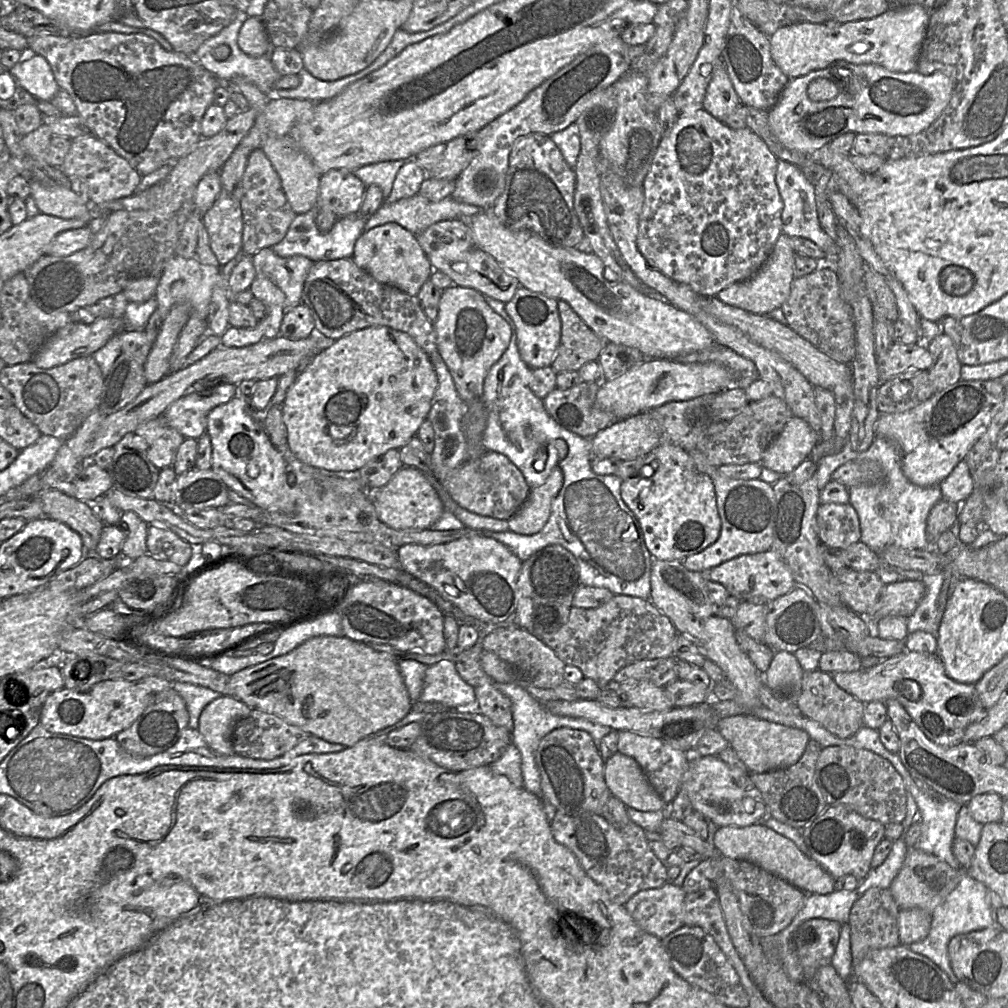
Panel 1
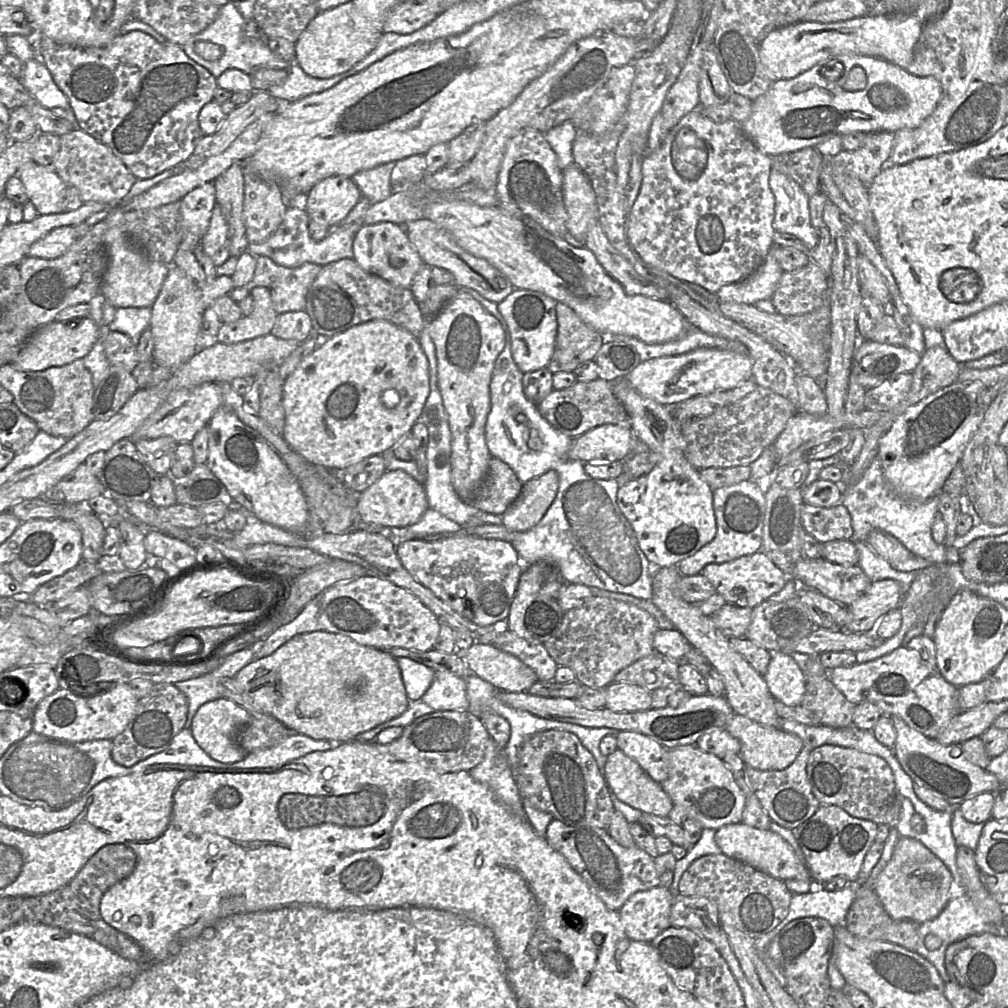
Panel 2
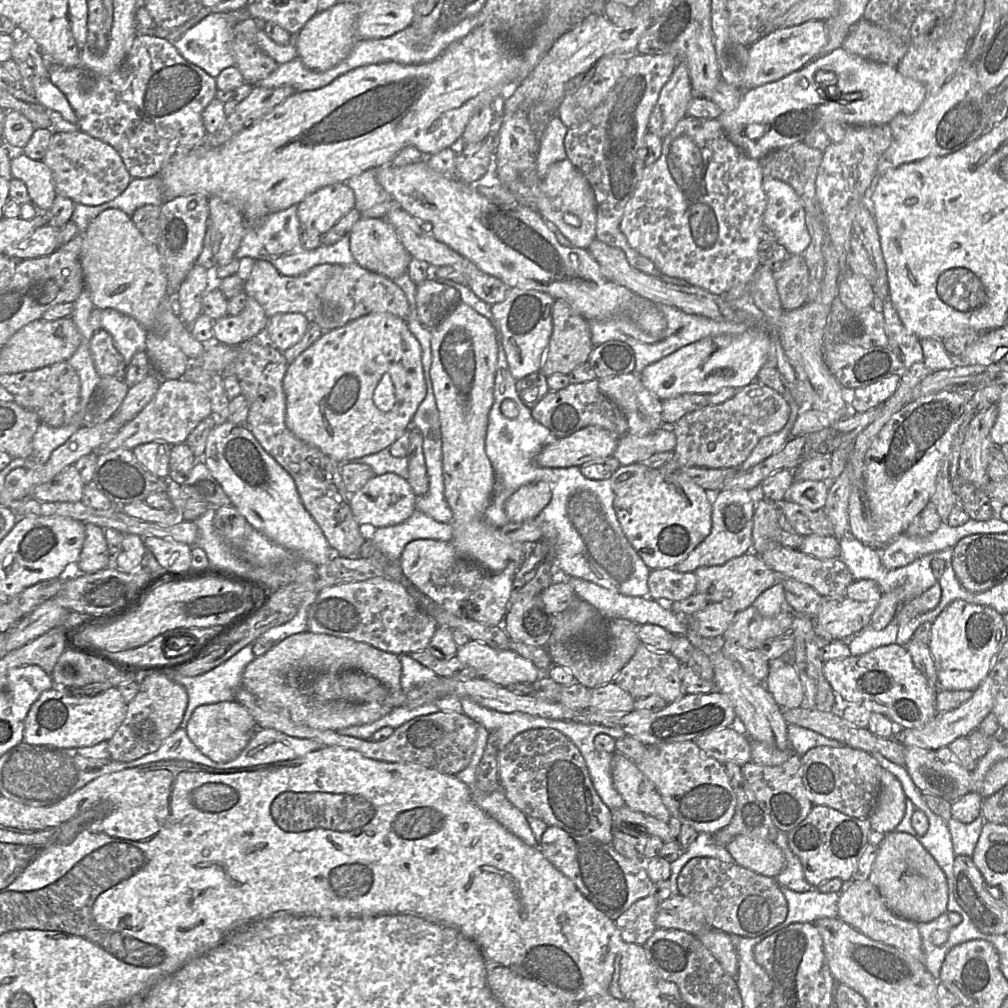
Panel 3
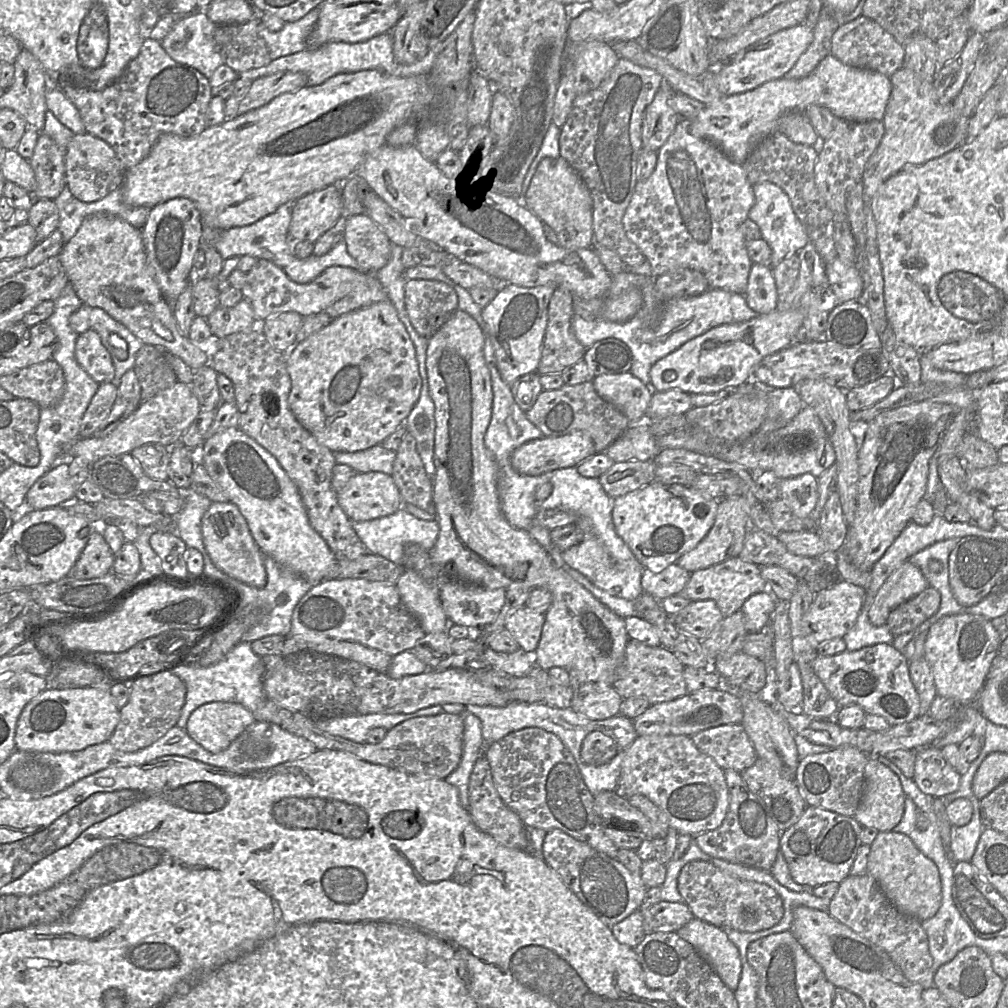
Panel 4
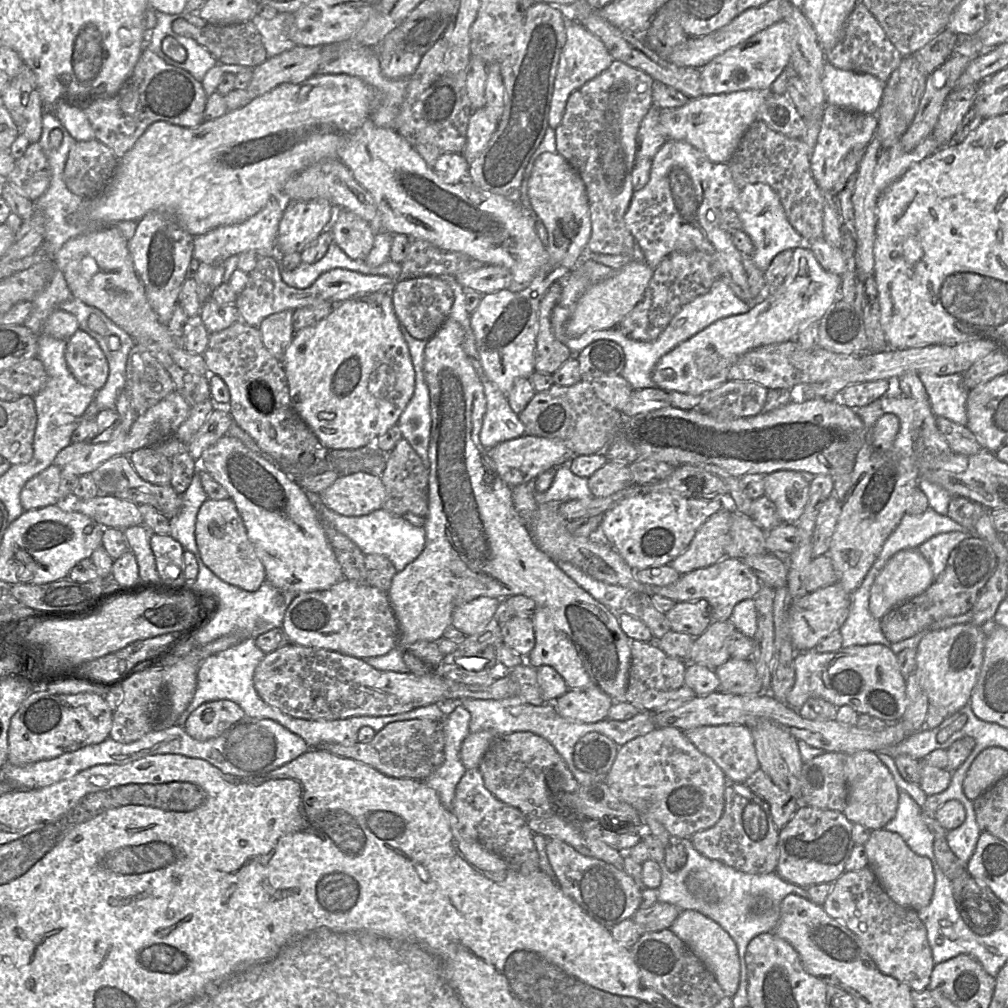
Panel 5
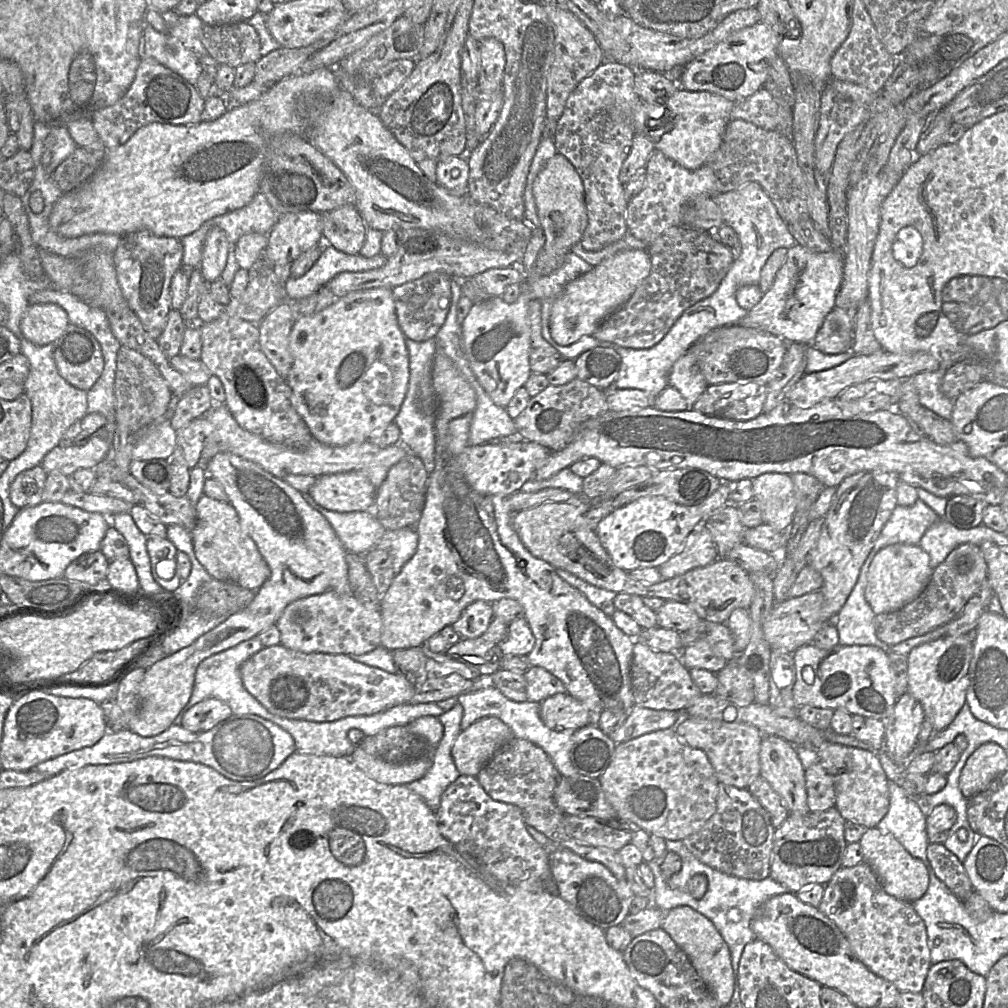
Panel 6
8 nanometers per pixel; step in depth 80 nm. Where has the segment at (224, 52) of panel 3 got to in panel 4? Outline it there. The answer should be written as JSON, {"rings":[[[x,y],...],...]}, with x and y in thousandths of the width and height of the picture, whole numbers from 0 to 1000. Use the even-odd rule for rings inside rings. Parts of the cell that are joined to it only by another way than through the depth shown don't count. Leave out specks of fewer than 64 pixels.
{"rings":[[[204,13],[182,16],[159,43],[173,60],[195,68],[207,78],[214,67],[222,63],[219,54],[214,50],[214,26]],[[181,41],[184,42],[183,47],[174,49],[173,44]]]}

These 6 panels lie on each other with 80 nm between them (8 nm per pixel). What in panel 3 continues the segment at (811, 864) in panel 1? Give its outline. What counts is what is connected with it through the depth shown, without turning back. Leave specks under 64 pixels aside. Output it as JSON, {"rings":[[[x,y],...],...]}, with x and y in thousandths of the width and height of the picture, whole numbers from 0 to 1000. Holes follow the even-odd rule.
{"rings":[[[733,828],[719,841],[729,856],[761,870],[771,870],[780,858],[776,843],[768,835]]]}

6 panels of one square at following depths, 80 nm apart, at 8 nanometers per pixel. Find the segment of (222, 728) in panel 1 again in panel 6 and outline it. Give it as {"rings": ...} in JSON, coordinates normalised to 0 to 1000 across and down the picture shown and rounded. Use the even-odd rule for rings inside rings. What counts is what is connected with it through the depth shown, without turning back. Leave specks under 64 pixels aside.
{"rings":[[[206,692],[188,702],[181,711],[180,719],[189,726],[206,725],[230,708],[223,696]]]}

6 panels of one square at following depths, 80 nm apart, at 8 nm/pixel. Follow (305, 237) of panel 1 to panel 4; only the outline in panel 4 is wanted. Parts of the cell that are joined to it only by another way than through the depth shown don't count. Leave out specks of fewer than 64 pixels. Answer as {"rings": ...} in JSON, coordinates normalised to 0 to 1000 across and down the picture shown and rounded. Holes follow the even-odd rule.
{"rings":[[[282,202],[276,205],[273,210],[251,222],[221,228],[216,233],[212,245],[222,258],[239,254],[267,258],[281,268],[289,278],[297,282],[309,280],[327,264],[340,264],[358,268],[354,259],[345,251],[341,238],[335,240],[332,245],[319,254],[308,253],[302,257],[295,256],[291,250],[293,241],[288,237],[286,232],[289,211],[289,202]]]}

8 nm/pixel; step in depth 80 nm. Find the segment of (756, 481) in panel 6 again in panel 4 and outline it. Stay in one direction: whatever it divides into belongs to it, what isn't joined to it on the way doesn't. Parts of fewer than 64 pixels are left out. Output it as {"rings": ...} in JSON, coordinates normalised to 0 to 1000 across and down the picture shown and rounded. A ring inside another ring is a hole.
{"rings":[[[805,470],[774,474],[773,485],[774,495],[794,514],[802,513],[810,502],[812,481],[811,475]]]}

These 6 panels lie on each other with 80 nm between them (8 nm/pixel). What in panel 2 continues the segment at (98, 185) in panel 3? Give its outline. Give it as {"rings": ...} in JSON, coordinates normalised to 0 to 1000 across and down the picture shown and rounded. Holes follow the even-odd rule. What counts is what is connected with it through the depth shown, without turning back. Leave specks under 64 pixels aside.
{"rings":[[[80,128],[60,135],[60,147],[51,166],[66,186],[77,188],[82,201],[119,201],[136,179],[108,146]]]}

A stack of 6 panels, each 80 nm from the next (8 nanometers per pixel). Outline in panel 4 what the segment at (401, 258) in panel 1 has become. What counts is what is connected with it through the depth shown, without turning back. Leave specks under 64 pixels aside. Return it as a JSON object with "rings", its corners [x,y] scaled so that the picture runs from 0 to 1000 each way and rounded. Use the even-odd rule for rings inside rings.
{"rings":[[[364,212],[344,215],[340,238],[361,270],[374,270],[388,255],[390,241]]]}

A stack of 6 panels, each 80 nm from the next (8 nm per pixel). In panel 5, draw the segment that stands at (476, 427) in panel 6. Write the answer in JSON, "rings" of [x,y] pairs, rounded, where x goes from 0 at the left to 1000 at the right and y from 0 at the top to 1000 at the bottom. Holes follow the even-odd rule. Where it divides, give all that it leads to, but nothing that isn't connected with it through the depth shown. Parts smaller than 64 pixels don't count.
{"rings":[[[474,356],[468,357],[479,380],[483,398],[475,432],[477,440],[485,445],[496,438],[521,432],[521,424],[514,411],[507,406],[503,391],[499,390],[491,379],[482,374]]]}

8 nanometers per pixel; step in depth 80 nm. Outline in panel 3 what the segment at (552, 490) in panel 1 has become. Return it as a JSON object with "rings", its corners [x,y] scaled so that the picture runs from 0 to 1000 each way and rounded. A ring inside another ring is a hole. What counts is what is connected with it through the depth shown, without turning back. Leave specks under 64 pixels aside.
{"rings":[[[541,477],[517,482],[501,499],[505,518],[516,519],[535,511],[547,495],[547,484]]]}

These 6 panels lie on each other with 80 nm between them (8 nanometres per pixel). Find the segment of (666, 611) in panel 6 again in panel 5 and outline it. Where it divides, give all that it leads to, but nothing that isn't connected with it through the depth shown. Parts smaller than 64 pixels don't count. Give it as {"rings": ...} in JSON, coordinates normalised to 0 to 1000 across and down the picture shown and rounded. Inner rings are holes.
{"rings":[[[698,594],[670,598],[660,611],[667,626],[686,632],[695,630],[706,618],[704,600]]]}

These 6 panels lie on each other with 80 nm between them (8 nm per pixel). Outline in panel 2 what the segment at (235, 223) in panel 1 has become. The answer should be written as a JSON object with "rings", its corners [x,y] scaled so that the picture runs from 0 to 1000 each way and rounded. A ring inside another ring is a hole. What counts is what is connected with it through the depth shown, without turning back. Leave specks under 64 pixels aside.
{"rings":[[[214,202],[210,208],[207,225],[200,238],[200,245],[213,264],[218,264],[227,255],[227,225],[218,205]]]}

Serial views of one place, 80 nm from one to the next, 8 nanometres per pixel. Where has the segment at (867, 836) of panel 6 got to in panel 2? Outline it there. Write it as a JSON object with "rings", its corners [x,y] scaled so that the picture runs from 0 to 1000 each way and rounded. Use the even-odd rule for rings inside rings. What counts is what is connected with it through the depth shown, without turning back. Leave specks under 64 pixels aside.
{"rings":[[[895,829],[883,854],[870,870],[866,883],[886,913],[913,917],[929,911],[937,903],[944,872],[941,862],[920,840],[907,831]]]}

